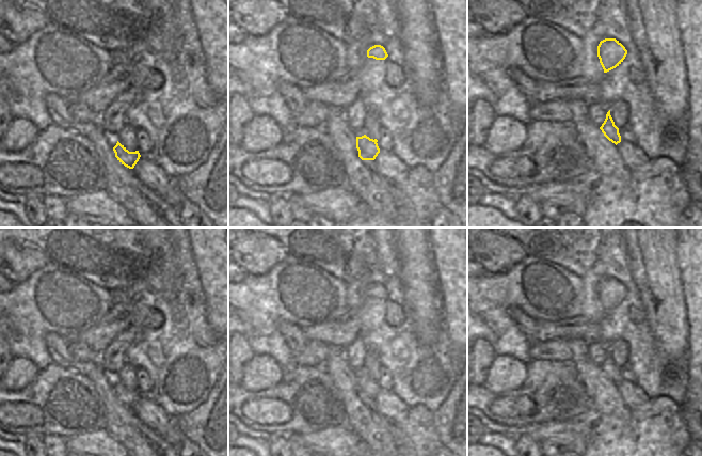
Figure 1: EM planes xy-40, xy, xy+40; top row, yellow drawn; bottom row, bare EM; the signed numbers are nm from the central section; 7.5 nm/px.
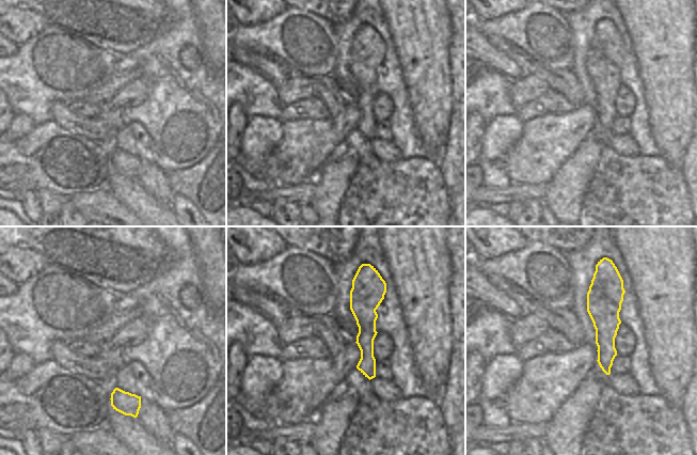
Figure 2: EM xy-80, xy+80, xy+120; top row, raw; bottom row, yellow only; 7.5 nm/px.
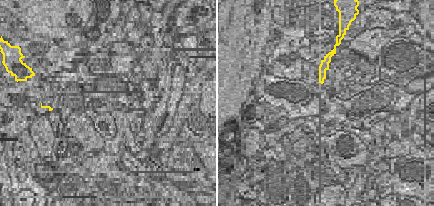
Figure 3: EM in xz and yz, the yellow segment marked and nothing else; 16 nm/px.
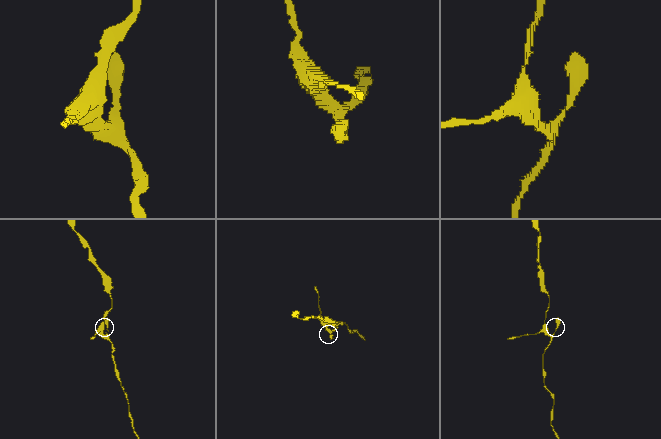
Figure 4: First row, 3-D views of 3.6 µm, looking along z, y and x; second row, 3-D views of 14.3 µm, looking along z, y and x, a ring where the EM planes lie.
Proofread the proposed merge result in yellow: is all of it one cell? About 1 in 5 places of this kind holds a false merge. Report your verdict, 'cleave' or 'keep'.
keep

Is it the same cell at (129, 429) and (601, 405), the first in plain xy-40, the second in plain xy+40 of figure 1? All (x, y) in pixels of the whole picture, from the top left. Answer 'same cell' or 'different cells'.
same cell

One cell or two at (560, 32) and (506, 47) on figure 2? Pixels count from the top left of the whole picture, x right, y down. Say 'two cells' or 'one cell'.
two cells

